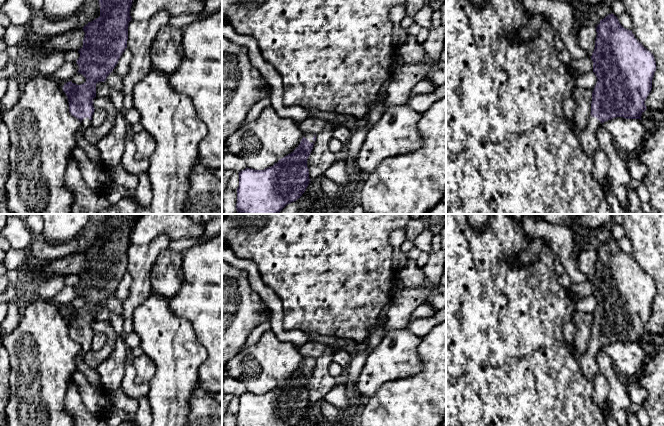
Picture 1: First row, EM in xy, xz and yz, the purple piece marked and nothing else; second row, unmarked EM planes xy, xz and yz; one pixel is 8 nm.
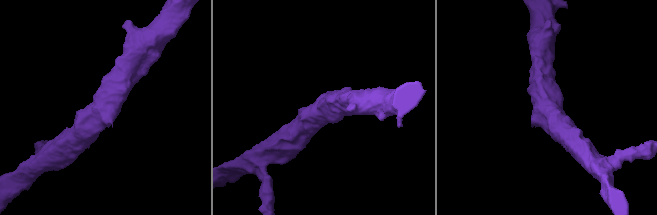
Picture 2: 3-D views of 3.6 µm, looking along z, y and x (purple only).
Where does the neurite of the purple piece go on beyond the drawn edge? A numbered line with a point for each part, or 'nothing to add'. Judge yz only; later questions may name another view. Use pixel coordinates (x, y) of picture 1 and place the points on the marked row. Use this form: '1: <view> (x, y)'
1: yz (587, 137)

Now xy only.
1: xy (91, 150)

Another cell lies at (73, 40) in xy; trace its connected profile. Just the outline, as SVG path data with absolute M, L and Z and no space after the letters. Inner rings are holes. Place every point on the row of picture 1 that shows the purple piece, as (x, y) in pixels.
M77 27L62 35L47 37L46 40L40 44L41 51L30 57L37 61L46 57L51 51L78 51L83 46L84 37L85 32L81 27Z

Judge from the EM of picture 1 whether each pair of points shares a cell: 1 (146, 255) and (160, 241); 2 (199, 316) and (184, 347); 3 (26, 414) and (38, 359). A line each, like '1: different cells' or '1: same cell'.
1: same cell
2: different cells
3: same cell

